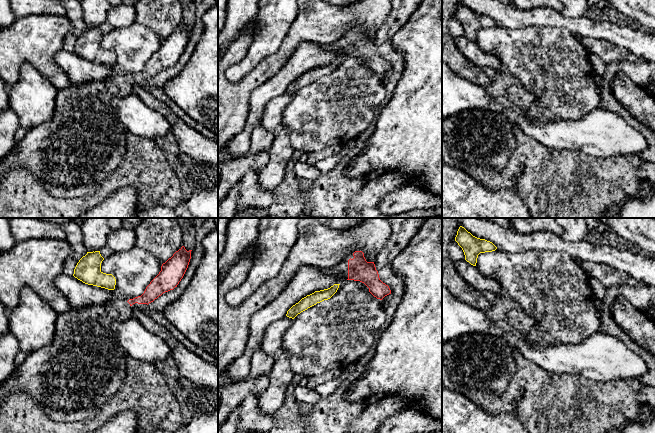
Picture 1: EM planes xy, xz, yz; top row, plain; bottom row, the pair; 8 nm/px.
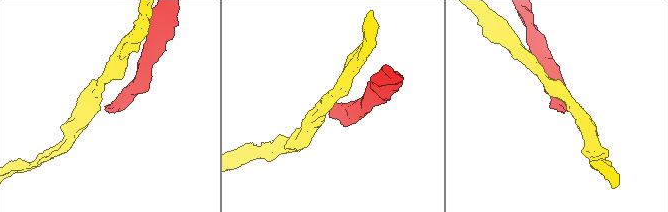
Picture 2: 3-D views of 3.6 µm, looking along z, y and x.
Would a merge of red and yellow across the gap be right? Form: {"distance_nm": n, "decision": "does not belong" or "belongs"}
{"distance_nm": 80, "decision": "does not belong"}

